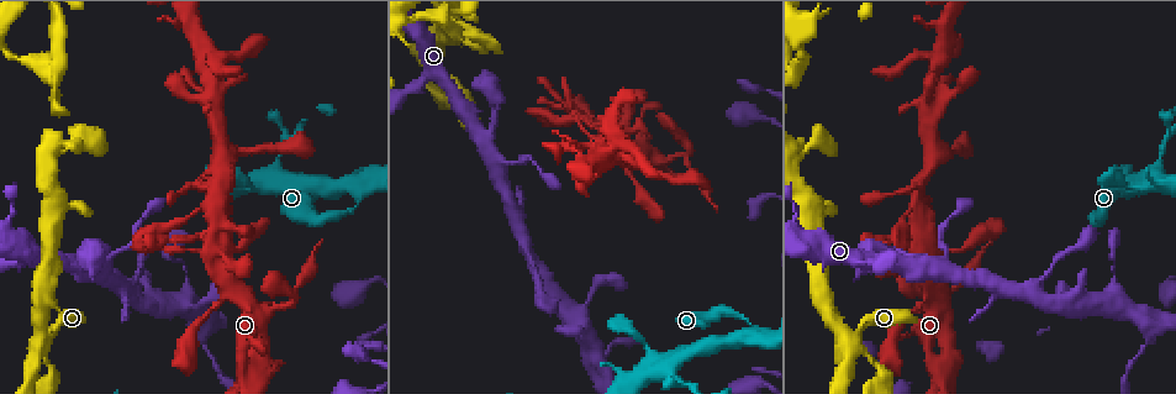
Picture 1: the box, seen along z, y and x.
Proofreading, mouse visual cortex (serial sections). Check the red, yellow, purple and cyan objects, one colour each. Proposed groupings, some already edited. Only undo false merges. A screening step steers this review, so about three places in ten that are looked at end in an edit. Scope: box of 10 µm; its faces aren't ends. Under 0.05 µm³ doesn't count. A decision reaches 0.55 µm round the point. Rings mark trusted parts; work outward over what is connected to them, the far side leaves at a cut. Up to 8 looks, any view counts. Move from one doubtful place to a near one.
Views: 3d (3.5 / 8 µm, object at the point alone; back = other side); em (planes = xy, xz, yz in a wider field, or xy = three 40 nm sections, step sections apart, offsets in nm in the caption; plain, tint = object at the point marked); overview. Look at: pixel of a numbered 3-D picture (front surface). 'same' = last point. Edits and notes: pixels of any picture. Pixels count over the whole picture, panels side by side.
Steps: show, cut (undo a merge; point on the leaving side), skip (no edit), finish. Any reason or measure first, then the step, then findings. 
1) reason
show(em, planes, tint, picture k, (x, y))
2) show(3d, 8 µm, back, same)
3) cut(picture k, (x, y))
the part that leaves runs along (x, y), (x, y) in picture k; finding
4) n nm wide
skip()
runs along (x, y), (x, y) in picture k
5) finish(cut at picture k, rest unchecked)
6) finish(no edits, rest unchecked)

four arms meet
show(3d, 3.5 µm, back, picture 1, (1117, 193))

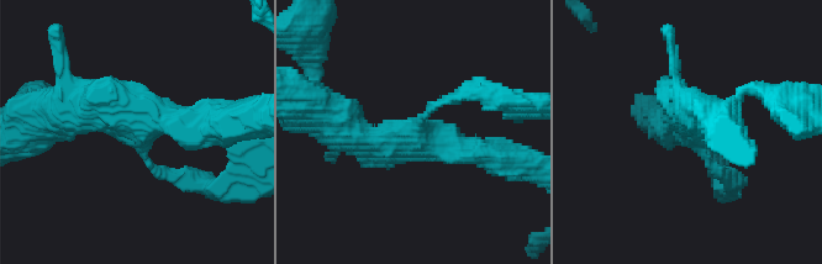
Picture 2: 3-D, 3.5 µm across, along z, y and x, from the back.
now the EM
show(em, xy, step 3, tint, picture 2, (418, 135))

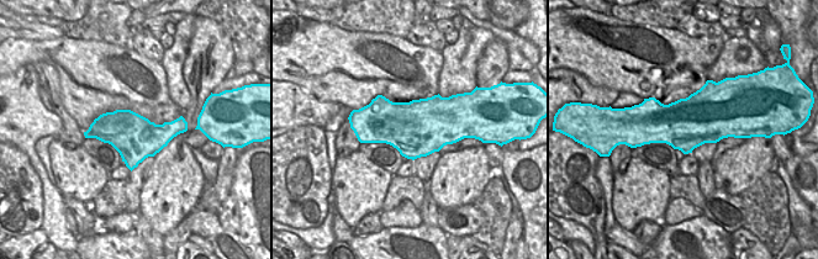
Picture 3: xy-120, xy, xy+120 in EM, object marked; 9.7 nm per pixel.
skip()
runs along (730, 174), (667, 121) in picture 2; continuous, no second cell

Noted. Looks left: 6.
four arms meet
show(3d, 3.5 µm, picture 1, (217, 208))

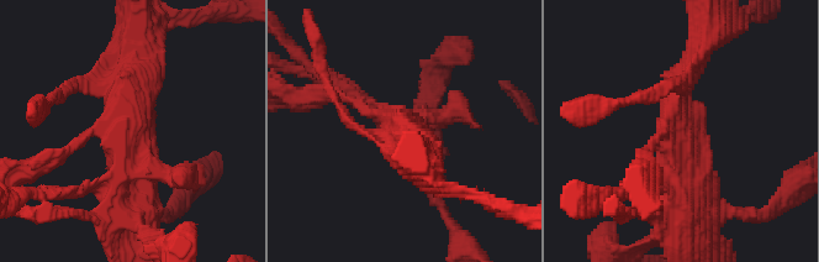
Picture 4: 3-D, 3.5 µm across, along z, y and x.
shape alone is not enough
show(em, planes, tint, picture 4, (678, 134))

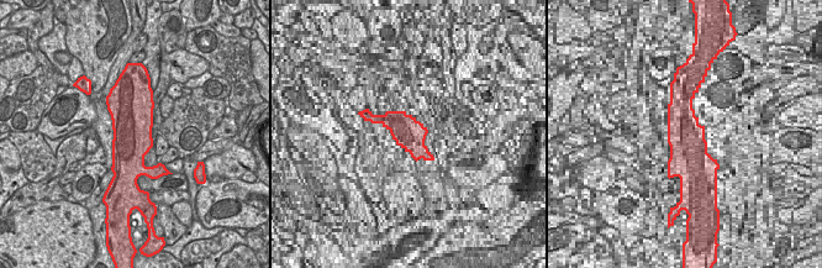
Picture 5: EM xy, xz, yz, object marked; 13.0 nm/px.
show(em, xy, step 1, tint, same)

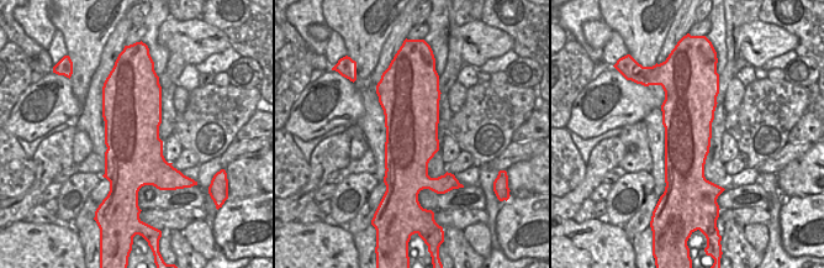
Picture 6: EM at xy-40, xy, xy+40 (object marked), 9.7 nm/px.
skip()
runs along (130, 211), (133, 52) in picture 4; continuous, no second cell

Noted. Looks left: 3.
three-way junction
show(3d, 3.5 µm, picture 1, (290, 299))

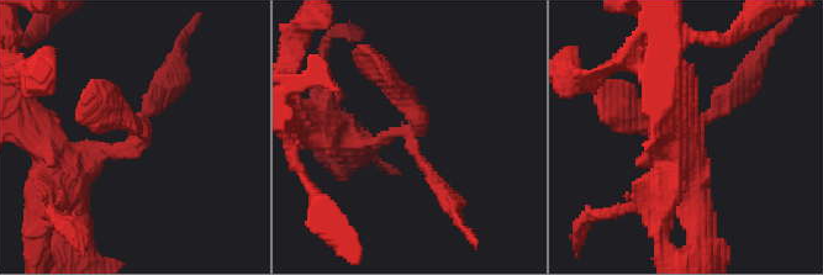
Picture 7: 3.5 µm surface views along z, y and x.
3 arms; arms of 150, 250, 300 nm
show(em, xy, step 5, tint, picture 7, (408, 132))

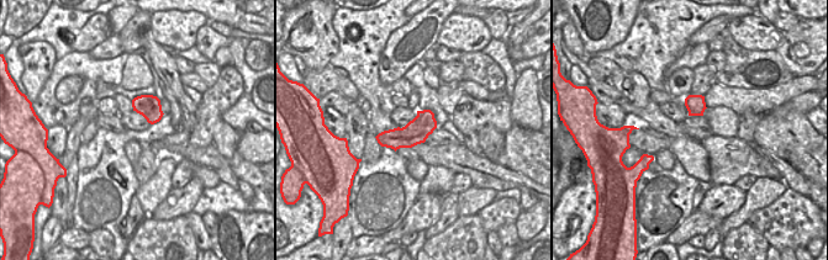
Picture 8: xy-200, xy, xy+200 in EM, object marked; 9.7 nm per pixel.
show(em, xy, step 3, tint, same)

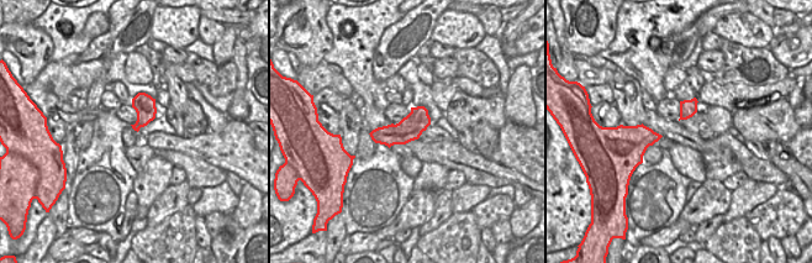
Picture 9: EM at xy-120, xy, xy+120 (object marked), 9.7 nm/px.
cut(picture 7, (148, 99))
the part that leaves runs along (409, 135), (412, 151), (454, 211) in picture 7; a second cell is stuck on

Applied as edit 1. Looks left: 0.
finish(cut at picture 7, rest unchecked)

